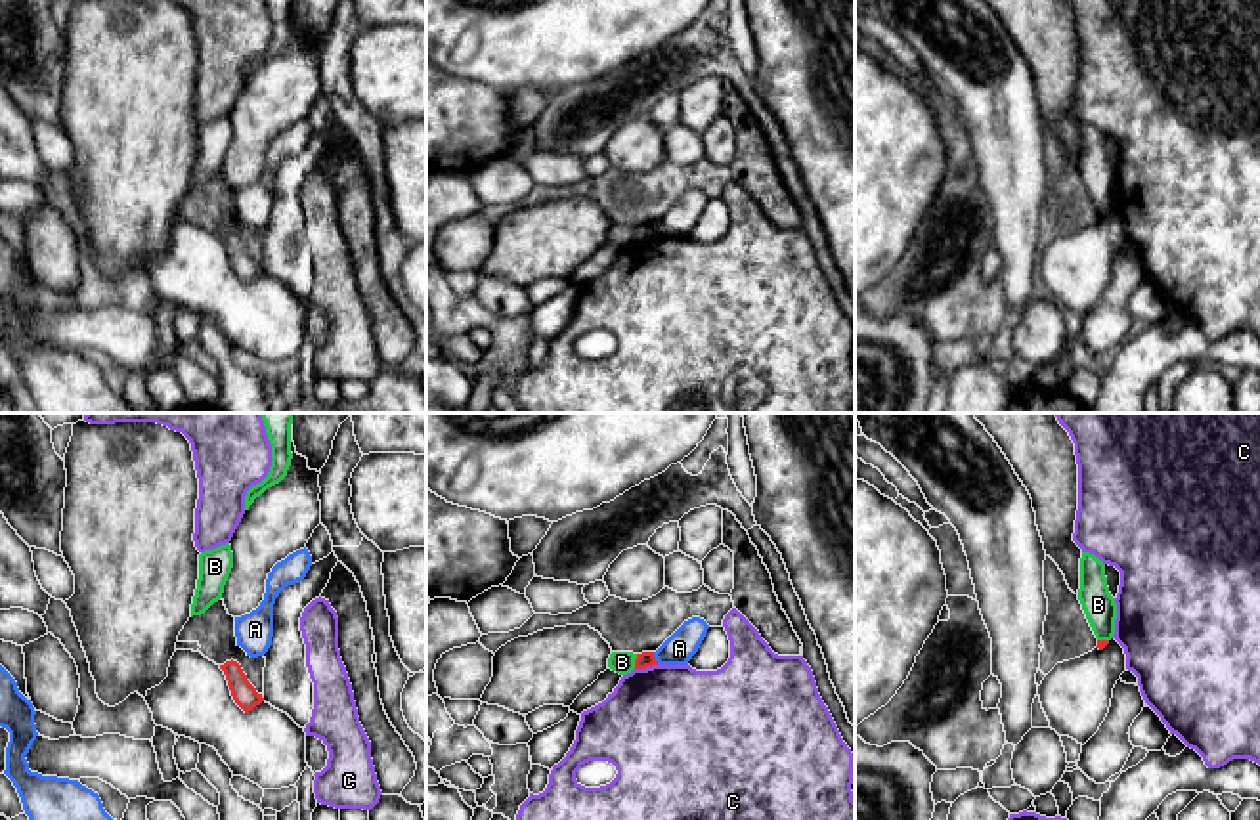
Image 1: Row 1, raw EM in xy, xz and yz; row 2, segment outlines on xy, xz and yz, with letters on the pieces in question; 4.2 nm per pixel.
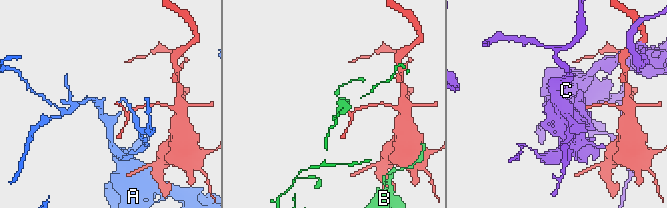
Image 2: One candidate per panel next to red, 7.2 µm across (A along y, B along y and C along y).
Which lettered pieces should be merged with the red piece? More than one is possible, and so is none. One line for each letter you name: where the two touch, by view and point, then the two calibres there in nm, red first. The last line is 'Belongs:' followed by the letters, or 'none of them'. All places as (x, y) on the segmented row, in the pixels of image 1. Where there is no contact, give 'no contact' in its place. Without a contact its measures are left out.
Belongs: none of them

